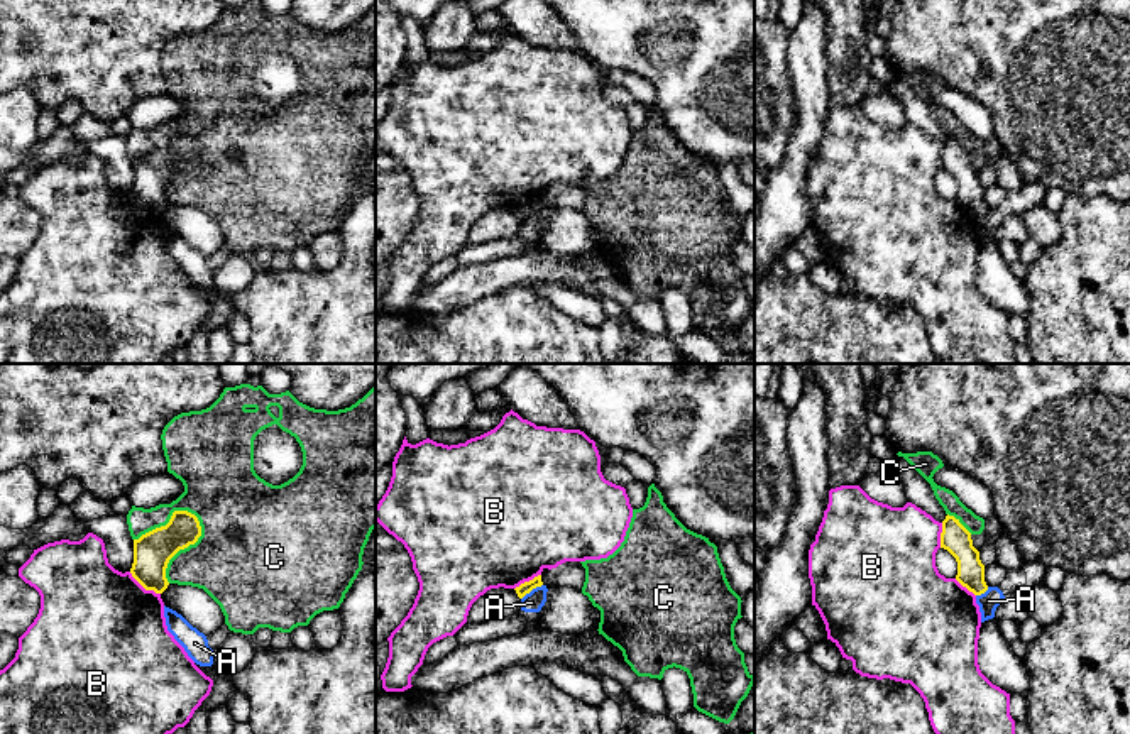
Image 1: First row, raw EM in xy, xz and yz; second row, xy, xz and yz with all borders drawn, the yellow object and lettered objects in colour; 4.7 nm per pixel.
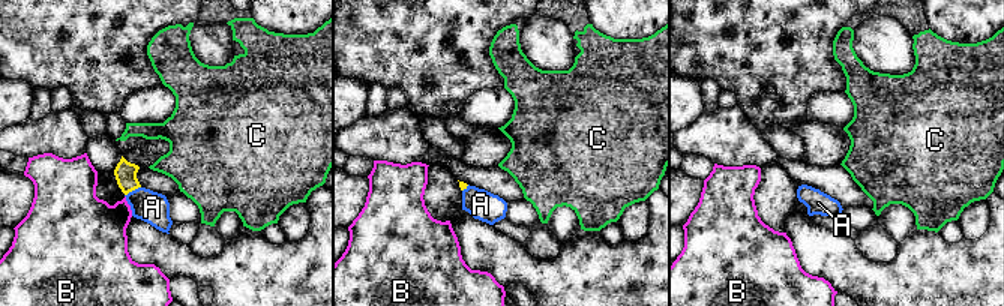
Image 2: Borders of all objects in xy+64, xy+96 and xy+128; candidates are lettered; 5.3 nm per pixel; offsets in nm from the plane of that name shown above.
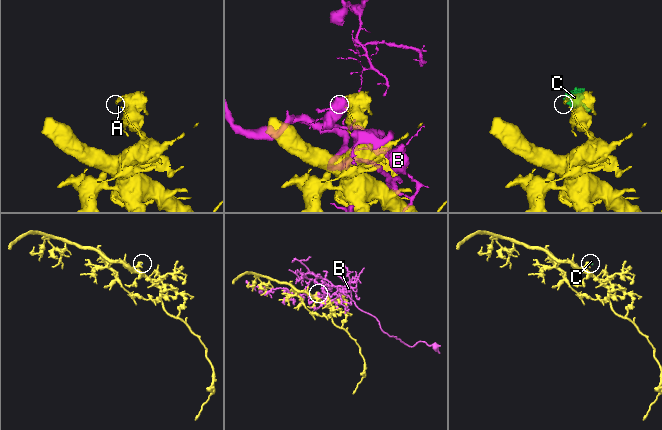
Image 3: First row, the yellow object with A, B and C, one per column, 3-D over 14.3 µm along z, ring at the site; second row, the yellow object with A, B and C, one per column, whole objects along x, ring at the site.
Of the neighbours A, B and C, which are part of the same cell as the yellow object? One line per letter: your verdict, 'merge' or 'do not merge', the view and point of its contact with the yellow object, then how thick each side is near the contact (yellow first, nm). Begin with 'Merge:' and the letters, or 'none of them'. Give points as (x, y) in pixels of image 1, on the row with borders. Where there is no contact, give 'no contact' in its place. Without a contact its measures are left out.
Merge: none of them
A: do not merge; meets yellow in xz at (532, 589); 60 nm thick on the yellow side, 100 nm on the other
B: do not merge; meets yellow in xy at (144, 587); 180 nm thick on the yellow side, 500 nm on the other
C: do not merge; meets yellow in xy at (188, 545); 180 nm thick on the yellow side, 440 nm on the other

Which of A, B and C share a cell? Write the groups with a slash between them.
A / B / C

